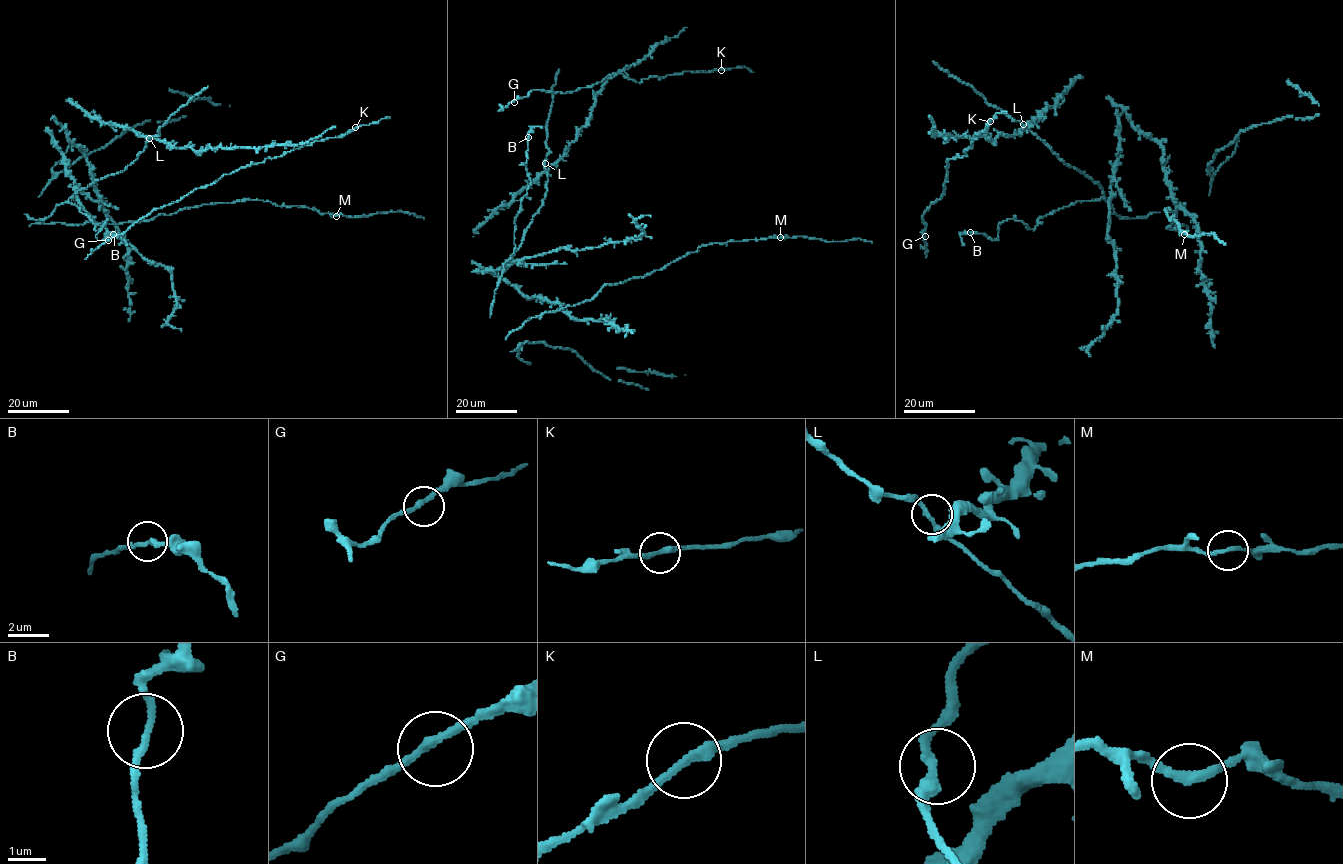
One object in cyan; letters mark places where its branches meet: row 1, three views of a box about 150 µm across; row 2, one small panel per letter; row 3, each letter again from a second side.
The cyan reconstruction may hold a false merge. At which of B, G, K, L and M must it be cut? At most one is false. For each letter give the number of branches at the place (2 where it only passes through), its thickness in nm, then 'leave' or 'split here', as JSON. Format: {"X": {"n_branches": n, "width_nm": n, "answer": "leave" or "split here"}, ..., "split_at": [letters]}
{"B": {"n_branches": 2, "width_nm": 190, "answer": "leave"}, "G": {"n_branches": 2, "width_nm": 200, "answer": "leave"}, "K": {"n_branches": 2, "width_nm": 240, "answer": "leave"}, "L": {"n_branches": 2, "width_nm": 220, "answer": "leave"}, "M": {"n_branches": 2, "width_nm": 220, "answer": "leave"}, "split_at": []}

